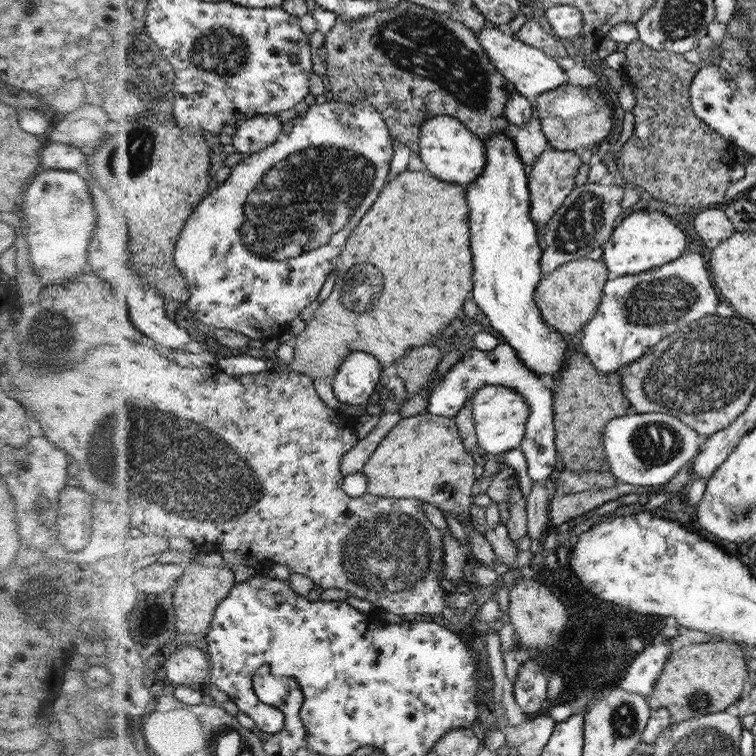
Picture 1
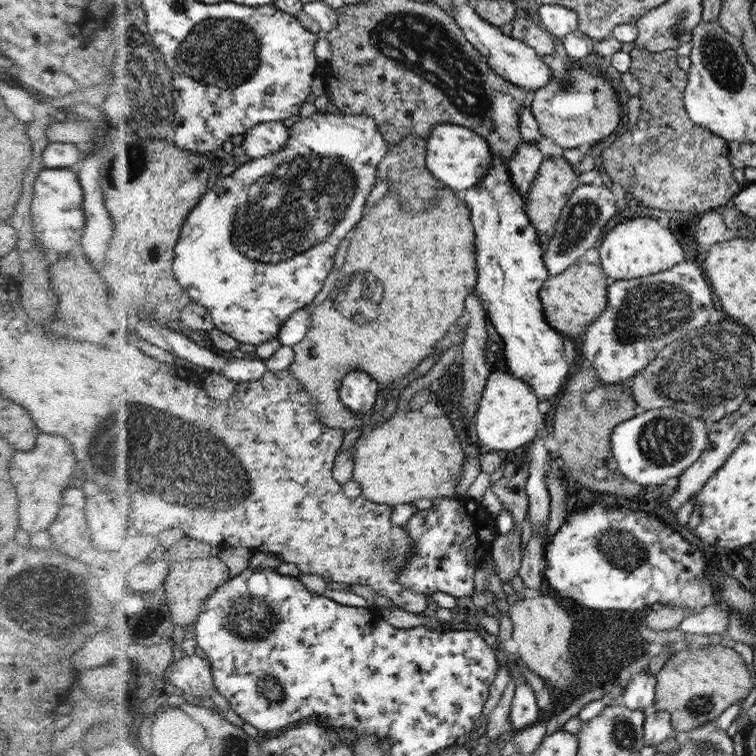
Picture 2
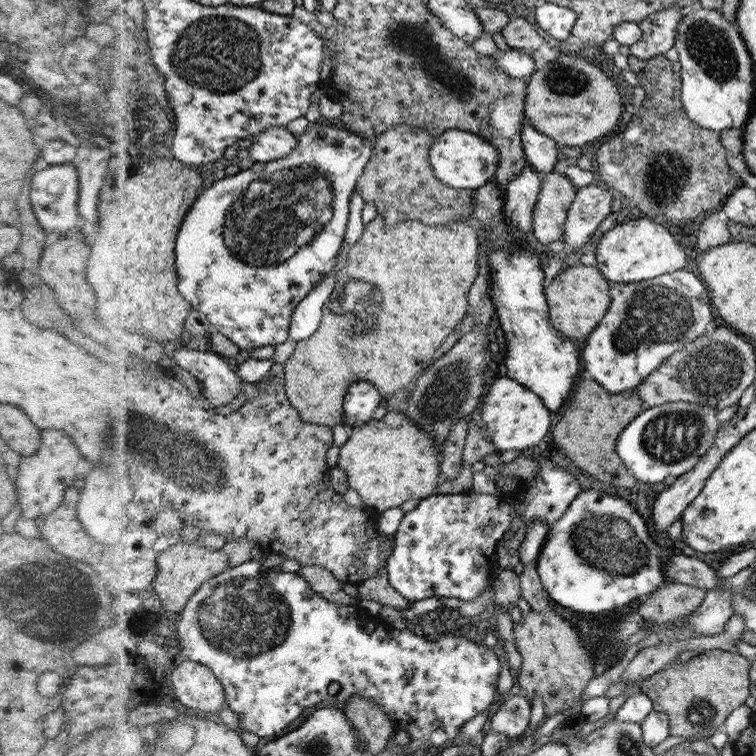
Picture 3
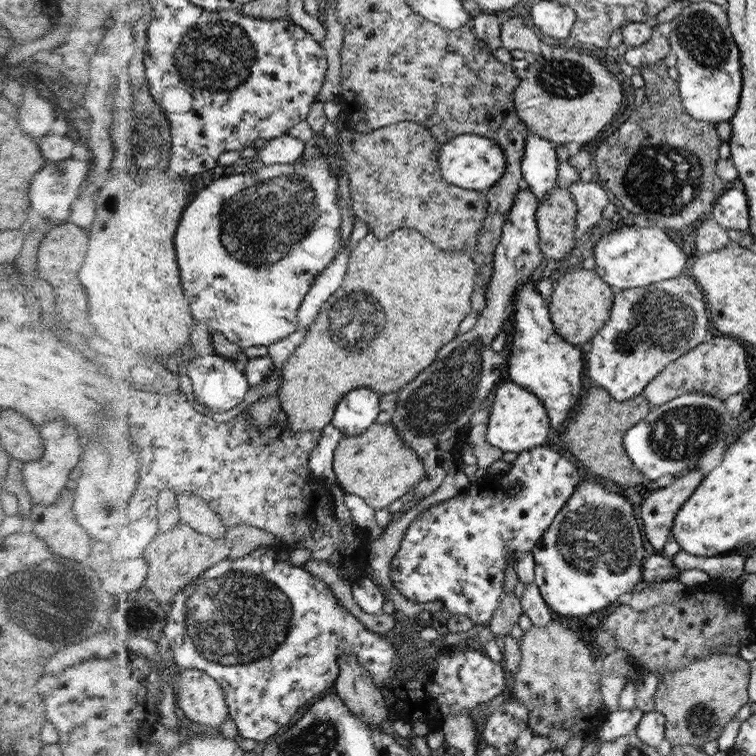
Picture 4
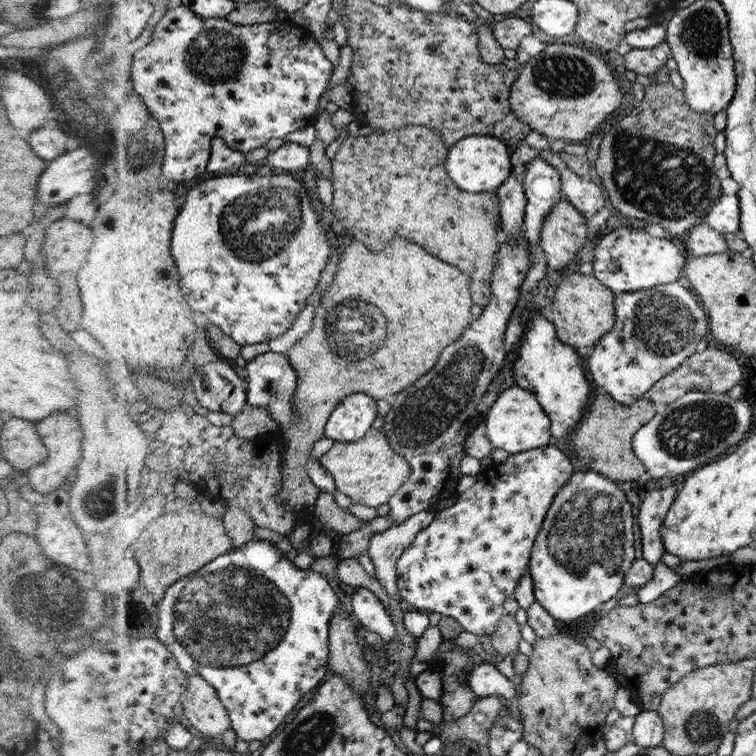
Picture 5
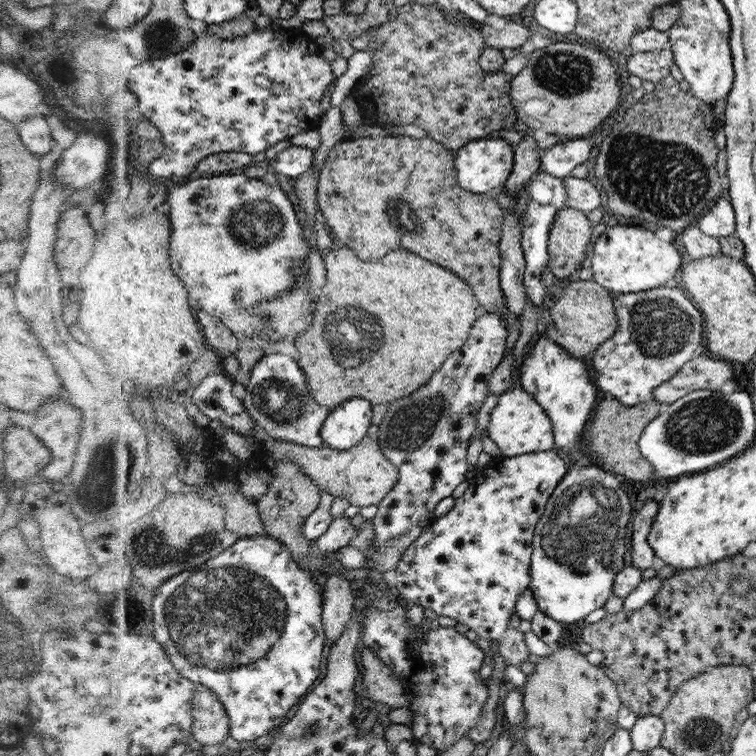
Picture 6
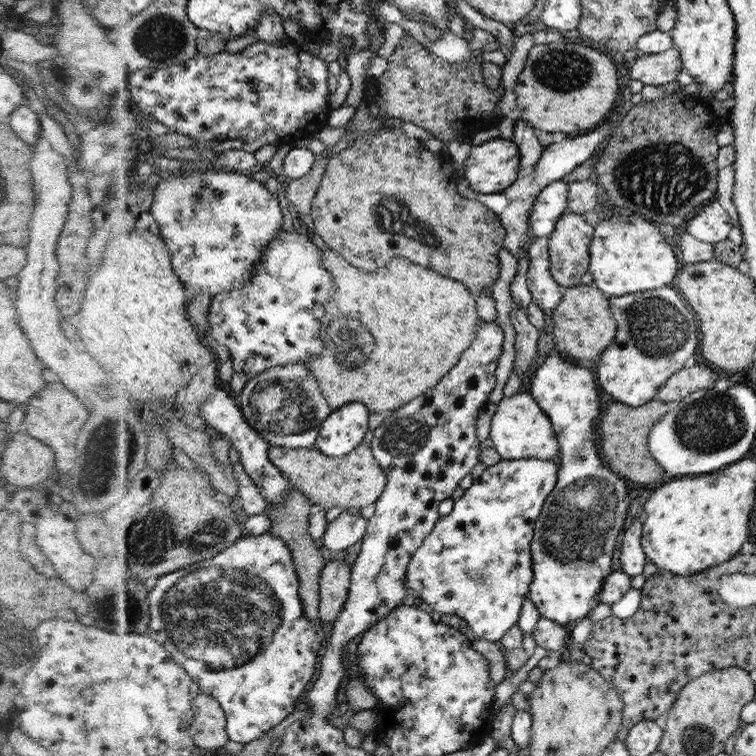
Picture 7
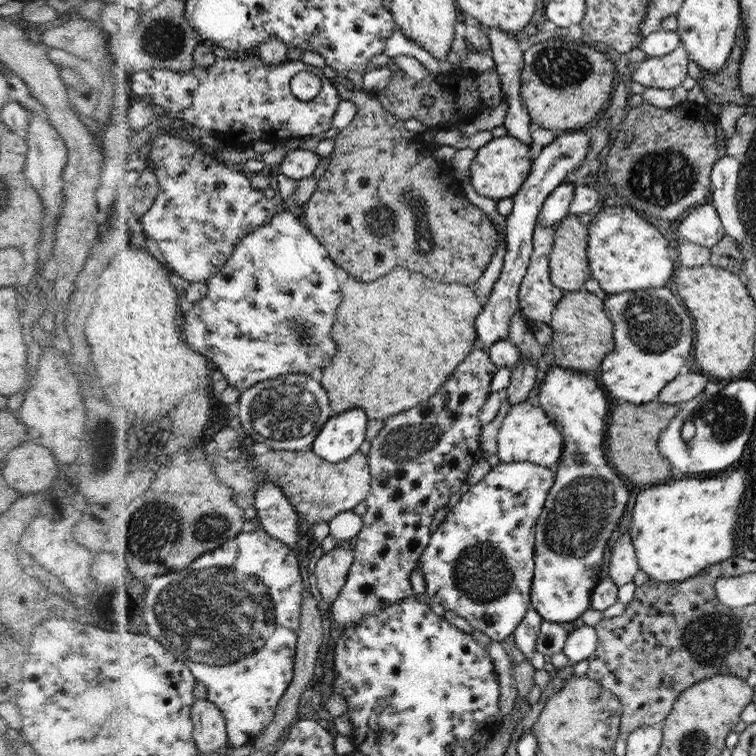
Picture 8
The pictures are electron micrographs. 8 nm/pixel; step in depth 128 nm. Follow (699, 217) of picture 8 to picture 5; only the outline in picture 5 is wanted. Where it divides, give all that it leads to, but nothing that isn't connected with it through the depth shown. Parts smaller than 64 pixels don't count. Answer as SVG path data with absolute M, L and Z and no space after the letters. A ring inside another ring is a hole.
M724 195L719 198L719 201L712 207L711 213L705 215L705 223L712 228L712 230L726 235L729 233L737 233L740 230L740 205L737 195Z

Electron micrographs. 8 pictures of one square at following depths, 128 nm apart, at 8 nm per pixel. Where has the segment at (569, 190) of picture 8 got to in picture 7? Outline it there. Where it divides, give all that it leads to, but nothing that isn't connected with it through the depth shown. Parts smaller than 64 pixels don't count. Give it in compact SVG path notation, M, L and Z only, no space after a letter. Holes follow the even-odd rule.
M560 180L548 184L539 192L531 207L529 228L533 240L540 237L549 237L559 217L567 212L568 183Z

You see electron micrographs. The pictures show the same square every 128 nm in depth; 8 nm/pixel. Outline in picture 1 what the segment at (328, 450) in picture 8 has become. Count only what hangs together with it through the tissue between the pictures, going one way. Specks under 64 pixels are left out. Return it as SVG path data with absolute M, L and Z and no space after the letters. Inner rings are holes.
M357 350L346 359L332 383L336 397L348 410L358 412L377 390L378 380L381 380L379 359Z

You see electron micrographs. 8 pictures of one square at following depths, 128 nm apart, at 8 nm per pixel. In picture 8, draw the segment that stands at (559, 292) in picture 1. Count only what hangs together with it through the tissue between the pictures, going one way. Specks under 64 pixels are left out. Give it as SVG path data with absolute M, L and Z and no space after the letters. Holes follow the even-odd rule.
M587 290L565 291L555 308L554 316L551 318L548 326L552 331L550 342L557 355L555 362L558 367L582 371L584 373L598 370L600 362L604 360L604 357L615 349L614 326L606 313L606 302L603 295L590 293Z

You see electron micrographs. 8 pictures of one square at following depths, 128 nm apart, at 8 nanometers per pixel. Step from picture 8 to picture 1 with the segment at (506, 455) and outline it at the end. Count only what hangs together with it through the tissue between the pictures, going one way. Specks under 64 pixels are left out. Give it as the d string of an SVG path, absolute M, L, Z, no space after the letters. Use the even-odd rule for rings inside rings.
M486 385L473 394L472 402L477 444L483 450L494 455L503 454L522 444L531 406L519 391L504 385Z

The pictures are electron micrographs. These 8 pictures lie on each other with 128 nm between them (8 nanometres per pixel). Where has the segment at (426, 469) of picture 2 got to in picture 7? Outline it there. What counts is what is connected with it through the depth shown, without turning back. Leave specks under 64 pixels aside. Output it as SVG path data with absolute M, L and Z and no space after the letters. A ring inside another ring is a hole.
M362 443L347 457L332 457L318 448L296 449L286 446L272 446L272 462L288 476L293 486L303 490L318 509L364 508L374 504L387 486L387 473L375 458L371 445Z

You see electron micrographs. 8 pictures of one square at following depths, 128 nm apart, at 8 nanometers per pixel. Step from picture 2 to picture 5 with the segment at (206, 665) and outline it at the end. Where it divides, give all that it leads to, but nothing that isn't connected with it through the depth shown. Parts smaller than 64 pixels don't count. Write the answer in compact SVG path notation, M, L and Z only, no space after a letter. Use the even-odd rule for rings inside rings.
M203 676L189 677L189 689L183 699L187 718L206 737L206 742L216 743L233 728L230 710L223 704L218 689Z

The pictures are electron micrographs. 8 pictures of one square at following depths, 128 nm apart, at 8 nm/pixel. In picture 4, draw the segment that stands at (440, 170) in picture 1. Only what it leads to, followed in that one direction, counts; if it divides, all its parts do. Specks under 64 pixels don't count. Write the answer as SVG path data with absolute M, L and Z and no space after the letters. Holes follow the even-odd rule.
M476 134L458 135L441 145L439 169L449 183L468 190L481 191L499 182L507 170L507 156L495 140Z

